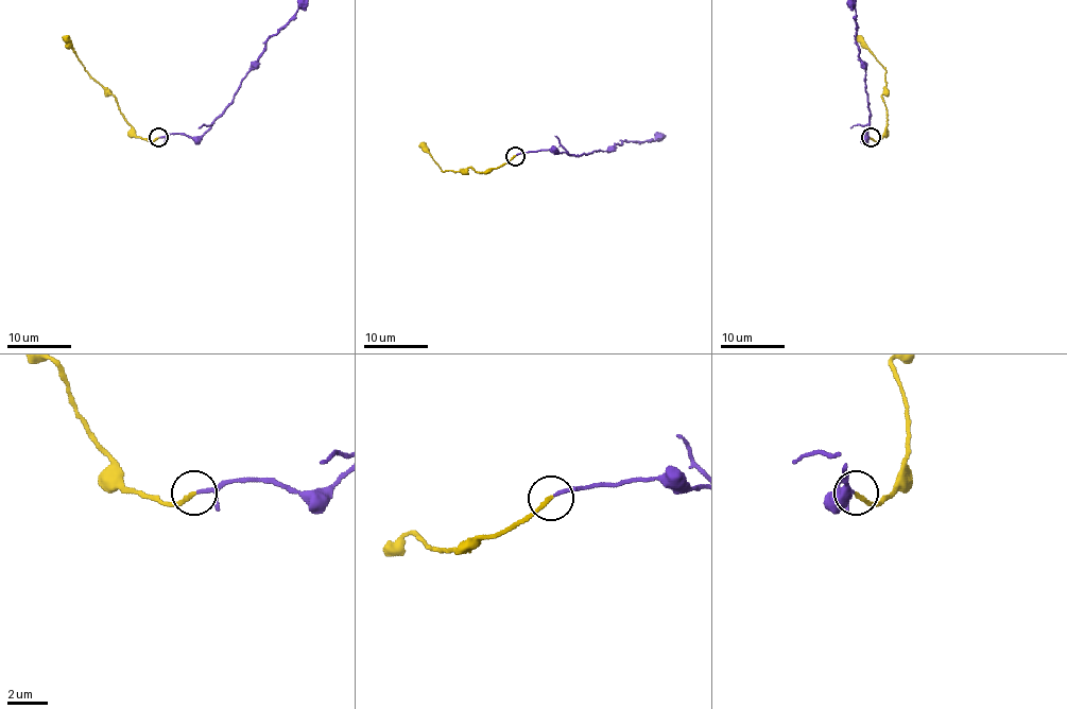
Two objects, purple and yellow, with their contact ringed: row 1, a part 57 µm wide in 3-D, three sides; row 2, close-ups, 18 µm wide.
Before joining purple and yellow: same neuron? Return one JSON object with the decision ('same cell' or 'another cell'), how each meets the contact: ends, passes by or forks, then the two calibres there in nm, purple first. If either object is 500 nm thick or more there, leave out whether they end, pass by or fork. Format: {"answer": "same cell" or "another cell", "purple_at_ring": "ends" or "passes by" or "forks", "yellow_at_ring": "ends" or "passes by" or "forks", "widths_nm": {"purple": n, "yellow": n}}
{"answer": "same cell", "purple_at_ring": "passes by", "yellow_at_ring": "ends", "widths_nm": {"purple": 120, "yellow": 220}}

